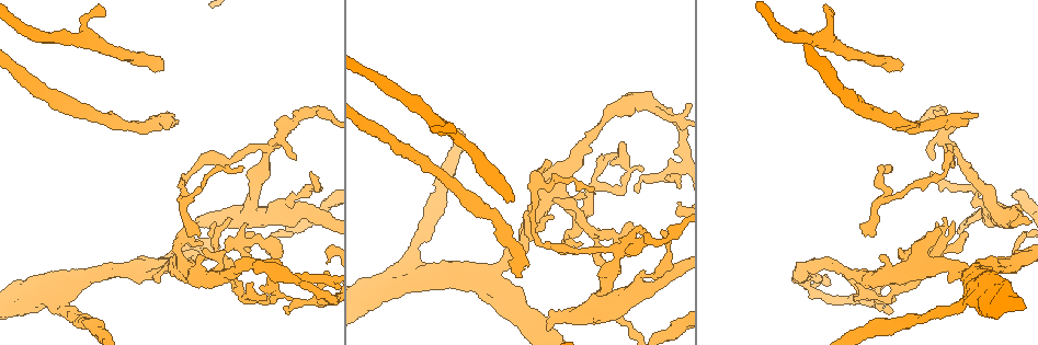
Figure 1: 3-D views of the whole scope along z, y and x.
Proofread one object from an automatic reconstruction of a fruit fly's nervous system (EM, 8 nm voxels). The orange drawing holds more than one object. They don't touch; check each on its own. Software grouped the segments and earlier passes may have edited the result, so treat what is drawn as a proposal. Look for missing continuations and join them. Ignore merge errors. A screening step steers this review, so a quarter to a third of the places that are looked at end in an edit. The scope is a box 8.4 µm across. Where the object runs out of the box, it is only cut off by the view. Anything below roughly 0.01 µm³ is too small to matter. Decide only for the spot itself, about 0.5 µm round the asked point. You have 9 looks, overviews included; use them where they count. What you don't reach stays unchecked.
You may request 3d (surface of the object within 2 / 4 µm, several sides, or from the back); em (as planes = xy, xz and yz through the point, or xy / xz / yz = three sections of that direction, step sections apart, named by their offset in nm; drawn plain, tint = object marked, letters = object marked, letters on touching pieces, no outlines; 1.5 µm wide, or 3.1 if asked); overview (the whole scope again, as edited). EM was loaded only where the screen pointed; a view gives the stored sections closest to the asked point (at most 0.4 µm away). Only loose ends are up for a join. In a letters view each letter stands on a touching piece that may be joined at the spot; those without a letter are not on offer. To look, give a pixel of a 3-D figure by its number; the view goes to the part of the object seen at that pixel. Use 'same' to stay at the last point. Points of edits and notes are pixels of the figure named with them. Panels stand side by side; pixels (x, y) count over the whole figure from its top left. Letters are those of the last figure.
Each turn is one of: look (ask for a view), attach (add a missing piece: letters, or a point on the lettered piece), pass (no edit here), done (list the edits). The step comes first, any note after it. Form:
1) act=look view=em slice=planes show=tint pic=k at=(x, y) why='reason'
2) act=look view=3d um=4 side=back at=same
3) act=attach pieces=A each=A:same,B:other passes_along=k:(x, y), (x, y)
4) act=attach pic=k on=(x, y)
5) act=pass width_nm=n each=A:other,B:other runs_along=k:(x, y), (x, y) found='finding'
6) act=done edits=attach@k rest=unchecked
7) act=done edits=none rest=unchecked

act=look view=3d um=2 pic=1 at=(901, 70)

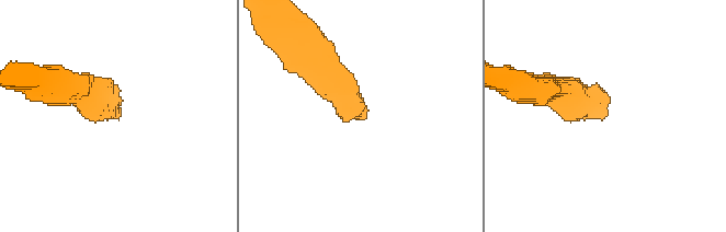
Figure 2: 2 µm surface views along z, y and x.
act=look view=em slice=xy step=8 show=letters pic=2 at=(118, 117)

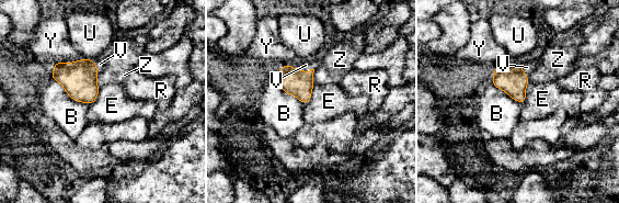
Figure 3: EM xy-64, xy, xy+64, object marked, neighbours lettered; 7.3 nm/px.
act=look view=em slice=planes show=letters at=same why='another direction'

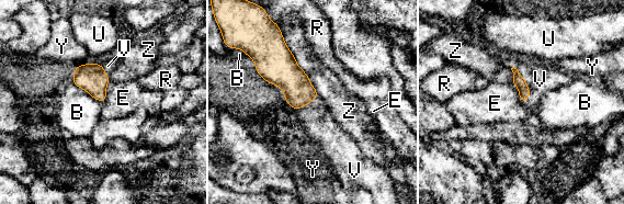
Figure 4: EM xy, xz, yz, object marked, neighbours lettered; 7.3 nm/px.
act=attach pieces=V each=B:other,E:other,R:other,U:other,V:same,Y:other,Z:other passes_along=4:(524, 92), (525, 83), (540, 79) found='it goes on there'

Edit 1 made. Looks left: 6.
act=look view=em slice=xy step=8 show=tint pic=1 at=(521, 275) why='long arm stops here'

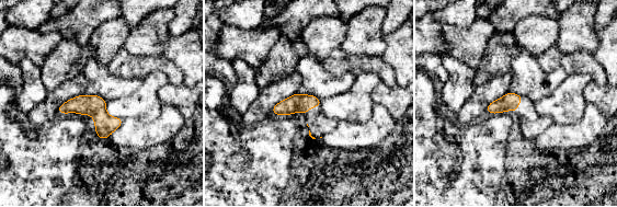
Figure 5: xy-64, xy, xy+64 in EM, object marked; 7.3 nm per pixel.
act=look view=em slice=xy step=8 show=letters at=same

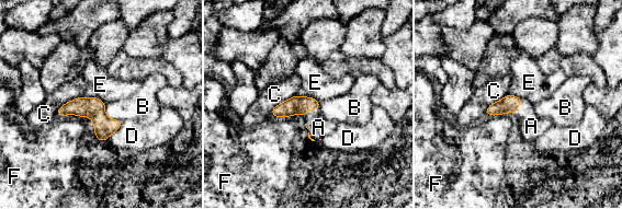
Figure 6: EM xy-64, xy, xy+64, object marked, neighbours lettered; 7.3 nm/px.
act=attach pieces=A longest_contact=C:240nm each=A:same,B:other,C:other,D:other,E:other,F:other passes_along=6:(296, 105), (309, 109), (318, 127) found='it goes on there'

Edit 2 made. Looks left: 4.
act=look view=overview

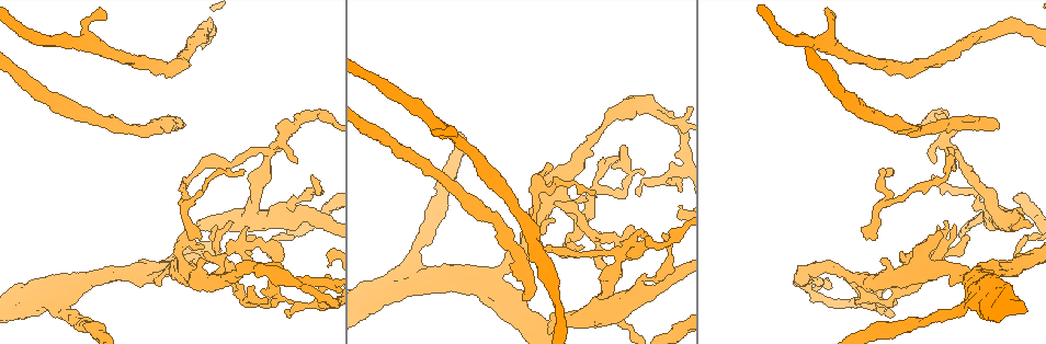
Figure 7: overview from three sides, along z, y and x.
act=look view=em slice=xy step=4 show=tint pic=7 at=(455, 135) why='branch stops here'

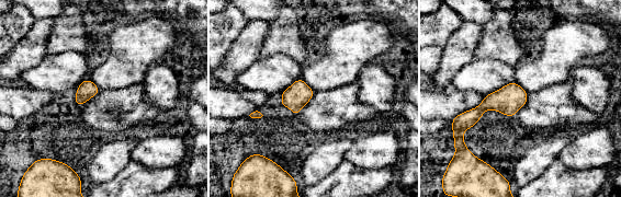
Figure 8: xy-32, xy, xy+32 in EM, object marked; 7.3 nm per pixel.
act=look view=em slice=yz step=8 show=letters at=same why='another direction'

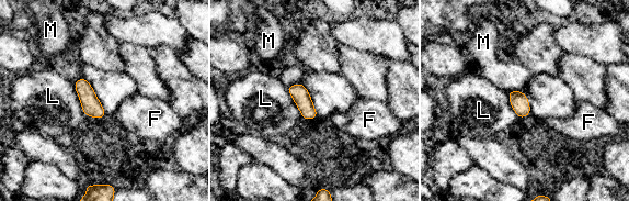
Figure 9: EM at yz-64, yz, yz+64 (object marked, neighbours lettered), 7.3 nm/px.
act=pass width_nm=130 each=F:other,L:other,M:other border=9:(73, 84), (81, 109), (86, 114) found='none of them fits'

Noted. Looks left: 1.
act=look view=em slice=planes show=letters pic=7 at=(247, 227)

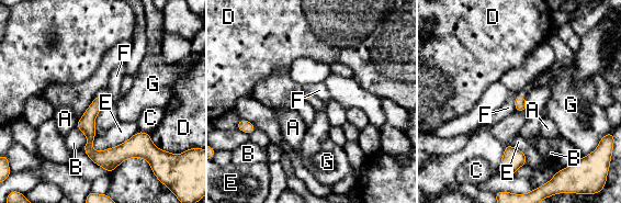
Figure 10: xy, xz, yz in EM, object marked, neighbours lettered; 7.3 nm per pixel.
act=pass each=A:other,B:other,C:other,D:other,E:other,F:other,G:other border=10:(517, 93), (515, 110) found='none of them fits'

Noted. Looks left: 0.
act=done edits=attach@4,attach@6 rest=unchecked

